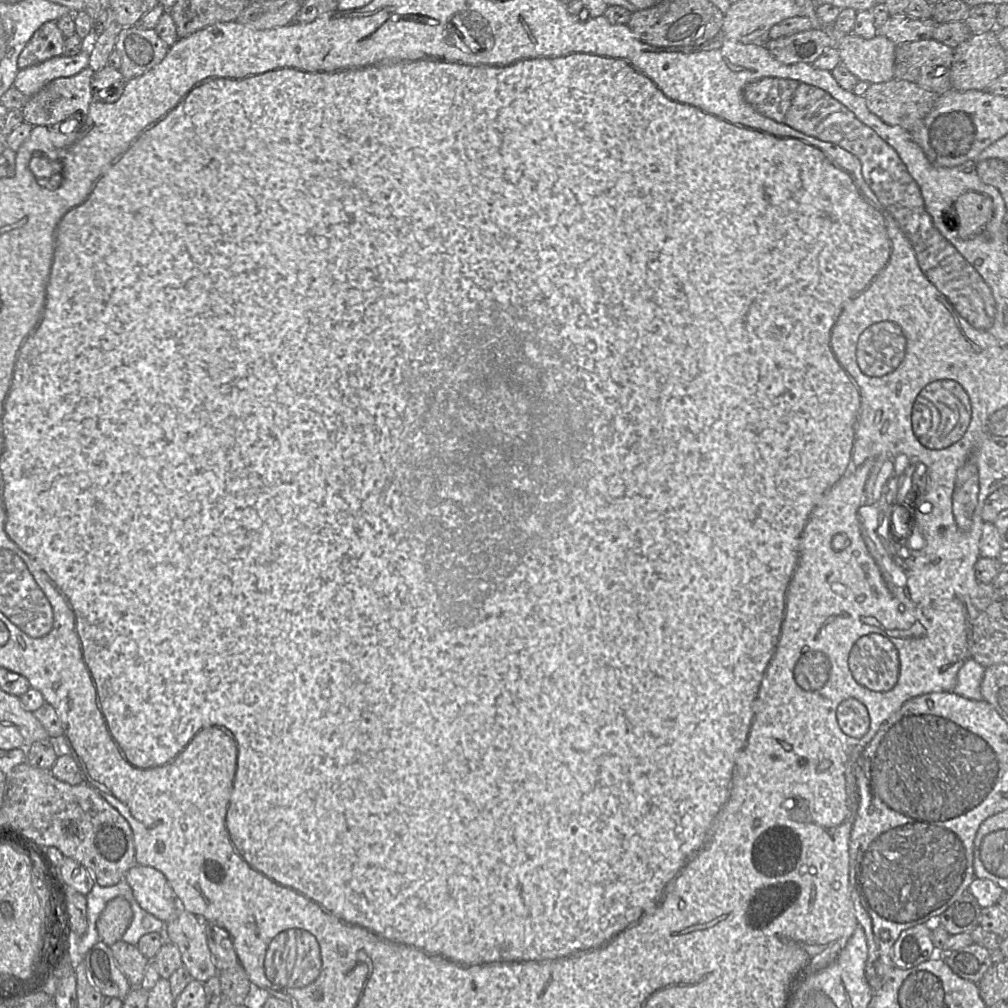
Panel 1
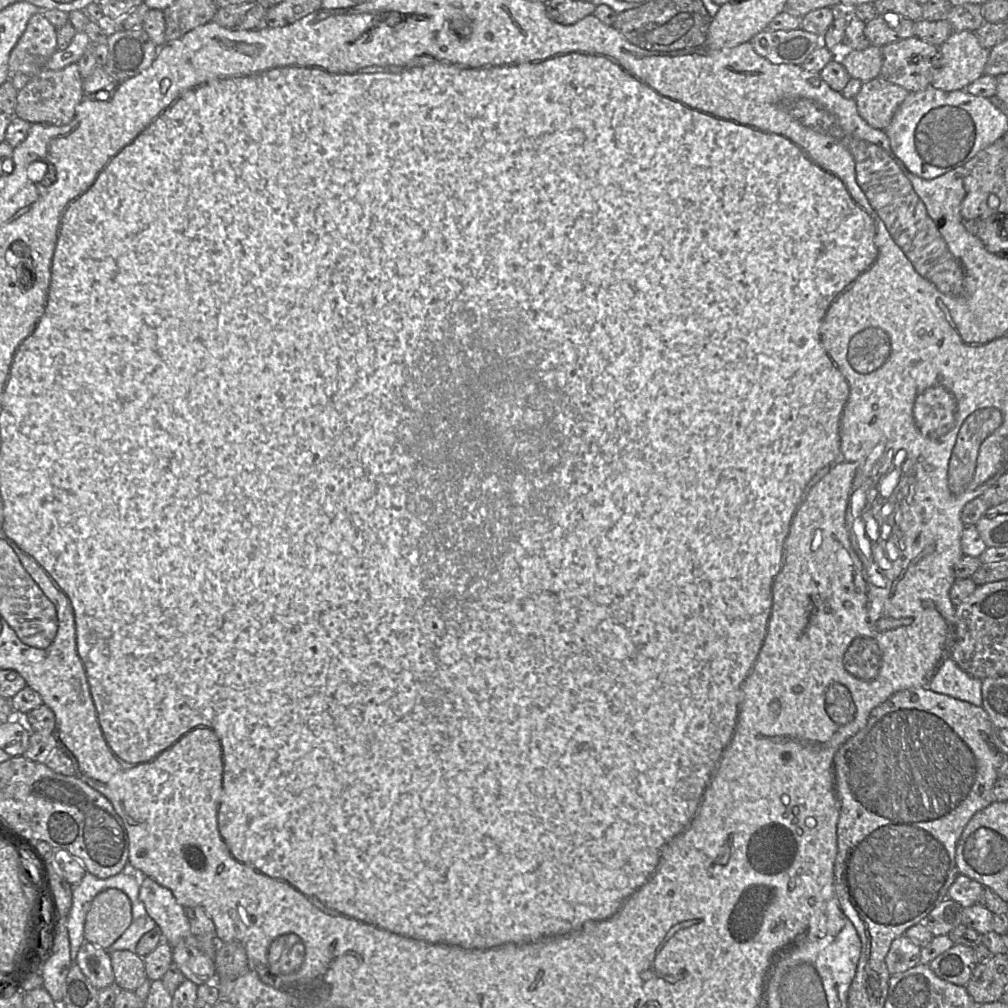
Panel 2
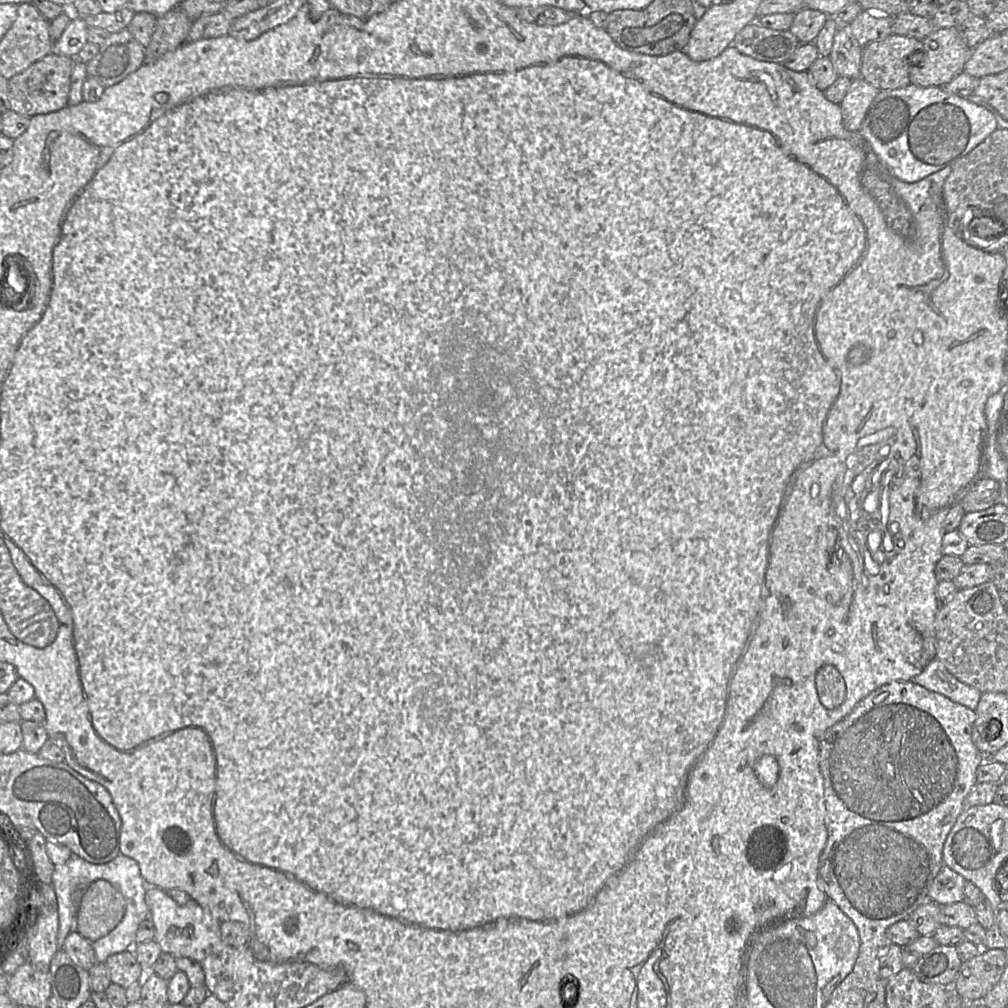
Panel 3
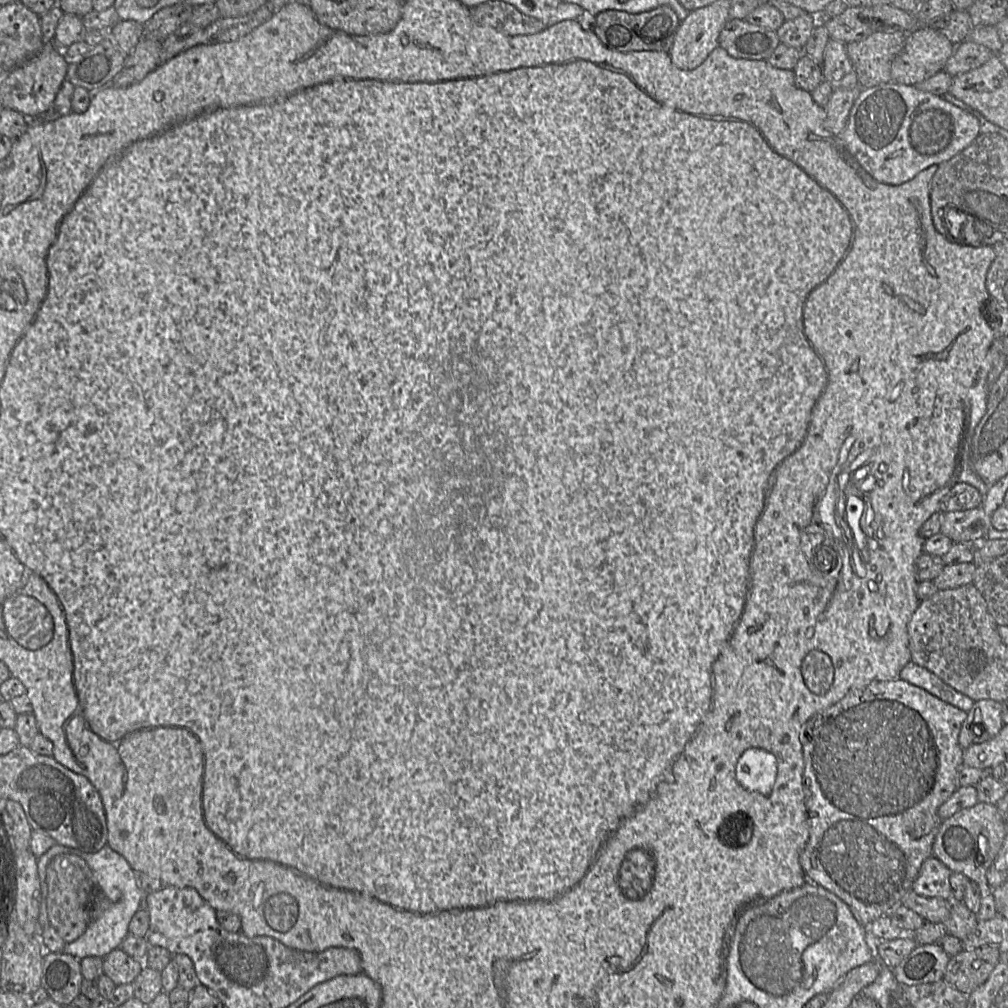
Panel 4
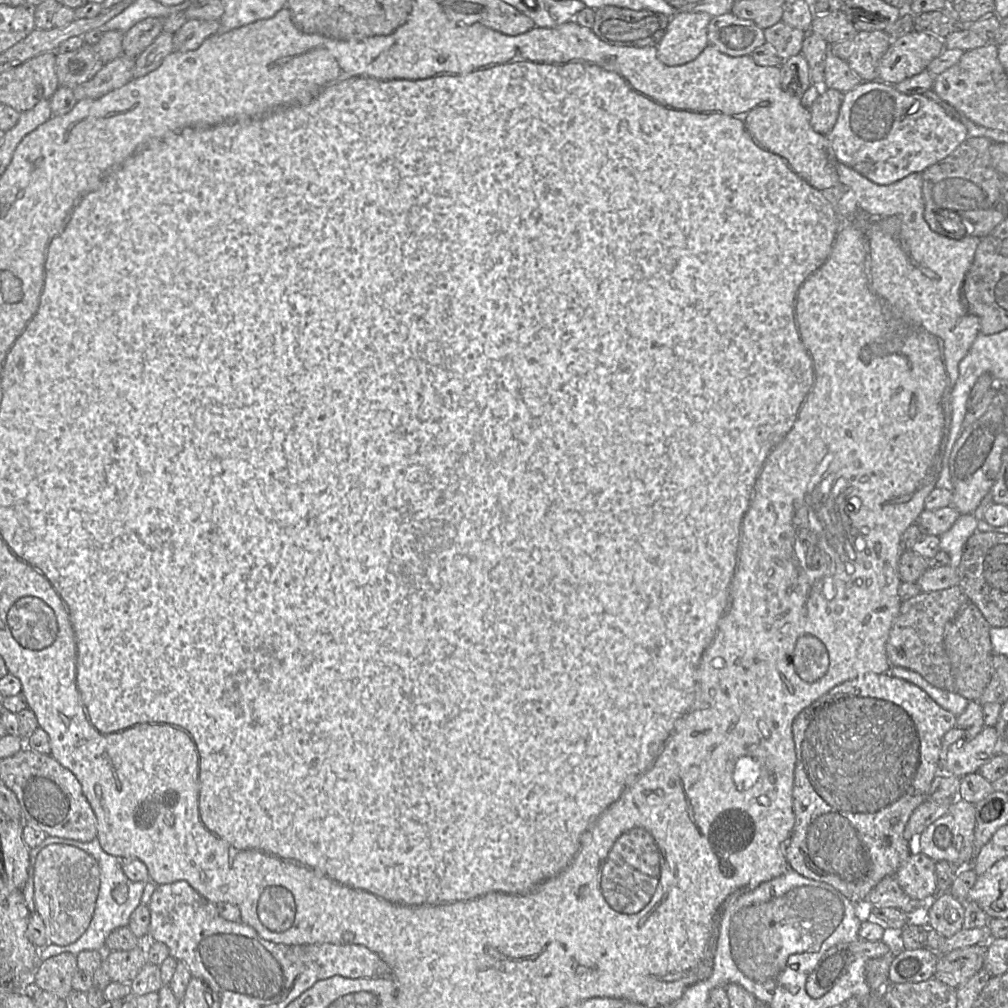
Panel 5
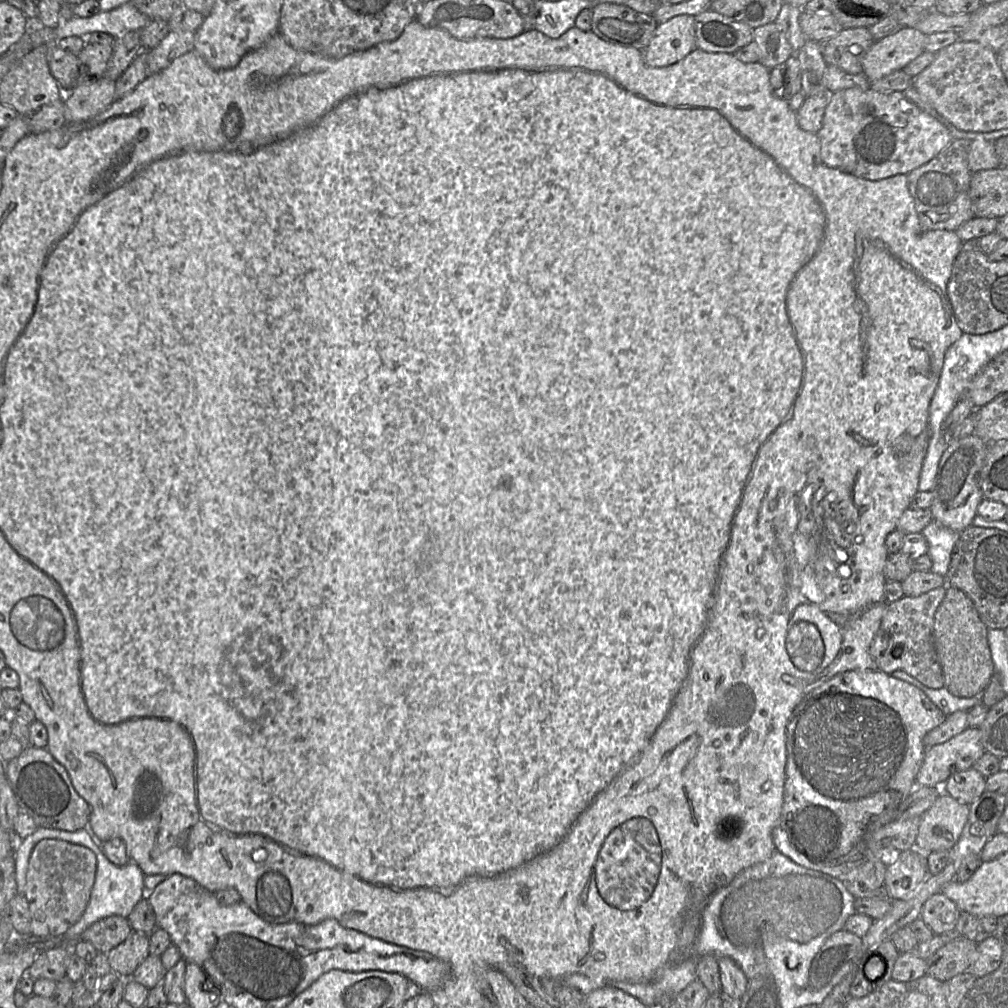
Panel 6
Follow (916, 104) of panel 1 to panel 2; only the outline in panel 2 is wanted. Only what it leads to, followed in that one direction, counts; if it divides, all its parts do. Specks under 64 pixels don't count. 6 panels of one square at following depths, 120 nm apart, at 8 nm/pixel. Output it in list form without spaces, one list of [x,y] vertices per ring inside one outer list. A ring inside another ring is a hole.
[[[881,77],[862,83],[854,97],[857,111],[871,127],[884,130],[909,91]]]

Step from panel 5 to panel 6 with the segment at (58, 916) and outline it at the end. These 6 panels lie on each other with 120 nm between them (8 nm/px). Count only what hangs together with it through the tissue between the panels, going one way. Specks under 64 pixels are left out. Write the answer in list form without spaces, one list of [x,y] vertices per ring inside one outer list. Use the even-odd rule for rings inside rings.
[[[60,839],[39,841],[29,858],[24,896],[30,910],[30,933],[61,936],[80,920],[95,881],[97,860],[87,847]]]

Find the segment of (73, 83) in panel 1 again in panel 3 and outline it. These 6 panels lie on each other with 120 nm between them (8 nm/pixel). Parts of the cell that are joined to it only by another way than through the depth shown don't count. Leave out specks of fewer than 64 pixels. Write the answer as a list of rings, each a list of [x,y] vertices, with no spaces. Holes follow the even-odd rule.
[[[49,53],[8,80],[10,110],[22,116],[57,112],[68,105],[71,75],[76,58]]]

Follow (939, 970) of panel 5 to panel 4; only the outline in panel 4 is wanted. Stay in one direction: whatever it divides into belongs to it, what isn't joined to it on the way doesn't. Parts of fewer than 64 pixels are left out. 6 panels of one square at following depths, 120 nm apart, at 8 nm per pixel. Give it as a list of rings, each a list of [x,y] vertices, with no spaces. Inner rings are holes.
[[[997,945],[962,950],[950,957],[943,980],[969,995],[988,979],[1001,959],[1002,951]]]

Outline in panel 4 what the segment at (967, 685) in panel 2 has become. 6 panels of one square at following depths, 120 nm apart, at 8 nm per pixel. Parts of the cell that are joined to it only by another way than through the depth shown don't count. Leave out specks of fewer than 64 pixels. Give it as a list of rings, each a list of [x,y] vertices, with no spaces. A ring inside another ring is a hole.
[[[913,662],[906,664],[900,671],[899,679],[921,687],[939,699],[965,711],[970,711],[975,701],[958,692],[938,676]]]

